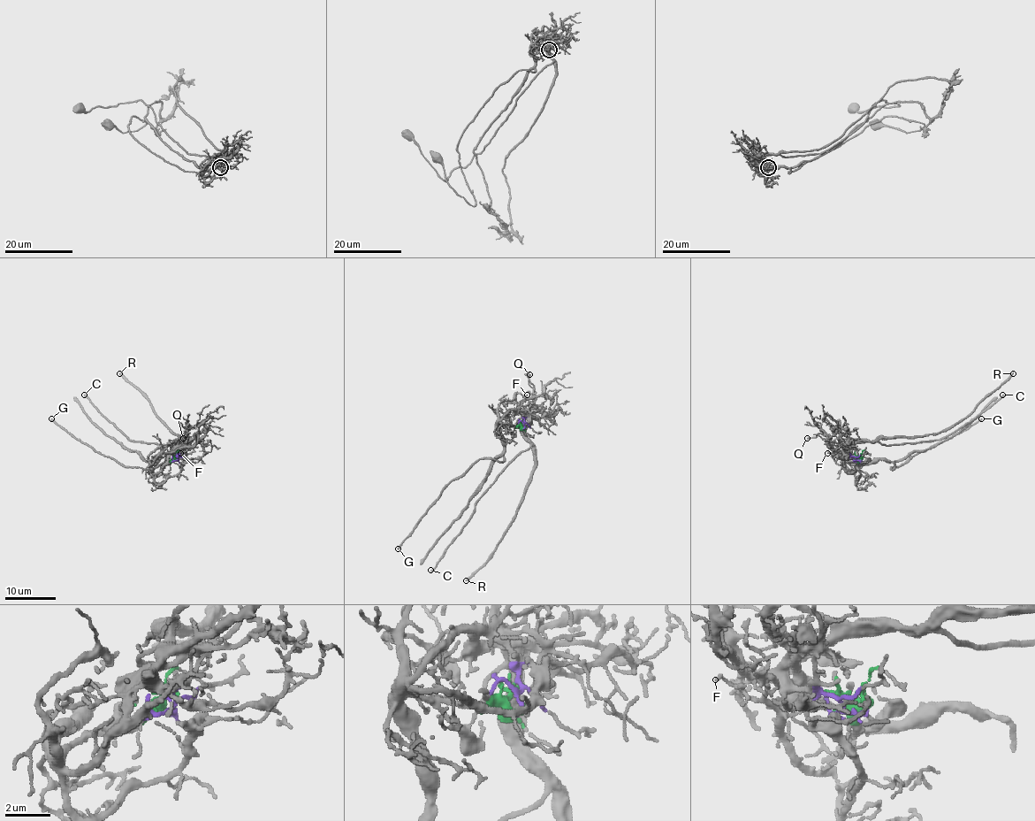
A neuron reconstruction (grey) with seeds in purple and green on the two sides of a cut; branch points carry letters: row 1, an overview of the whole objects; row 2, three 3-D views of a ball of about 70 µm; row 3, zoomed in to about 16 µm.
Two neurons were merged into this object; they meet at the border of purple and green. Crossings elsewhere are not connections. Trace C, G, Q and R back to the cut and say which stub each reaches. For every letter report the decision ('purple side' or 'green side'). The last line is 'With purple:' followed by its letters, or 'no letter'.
C: purple side
G: green side
Q: purple side
R: purple side
With purple: C, Q, R

